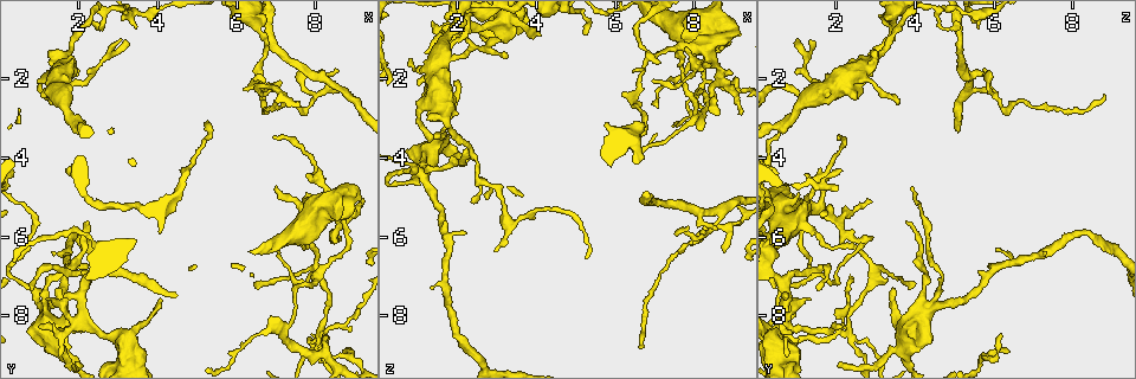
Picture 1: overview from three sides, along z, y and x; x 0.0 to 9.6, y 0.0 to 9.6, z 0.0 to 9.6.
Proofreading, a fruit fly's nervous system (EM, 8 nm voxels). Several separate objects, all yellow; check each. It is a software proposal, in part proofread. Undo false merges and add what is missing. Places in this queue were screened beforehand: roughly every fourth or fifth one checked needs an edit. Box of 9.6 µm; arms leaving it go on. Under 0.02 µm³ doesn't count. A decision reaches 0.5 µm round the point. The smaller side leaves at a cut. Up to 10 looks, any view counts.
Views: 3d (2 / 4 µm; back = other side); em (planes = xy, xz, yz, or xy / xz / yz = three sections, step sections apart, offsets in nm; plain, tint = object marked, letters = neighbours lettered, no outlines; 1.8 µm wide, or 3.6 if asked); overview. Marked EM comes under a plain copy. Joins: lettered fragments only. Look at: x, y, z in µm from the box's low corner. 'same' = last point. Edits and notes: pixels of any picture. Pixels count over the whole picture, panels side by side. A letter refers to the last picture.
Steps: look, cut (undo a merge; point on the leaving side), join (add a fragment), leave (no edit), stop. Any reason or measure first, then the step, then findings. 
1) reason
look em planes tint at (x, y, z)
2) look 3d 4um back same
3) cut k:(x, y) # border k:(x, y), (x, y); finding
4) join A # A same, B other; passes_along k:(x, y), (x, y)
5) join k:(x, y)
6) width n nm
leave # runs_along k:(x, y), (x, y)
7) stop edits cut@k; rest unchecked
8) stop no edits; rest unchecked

abrupt turn
look em planes letters at (2.00, 8.05, 0.70)

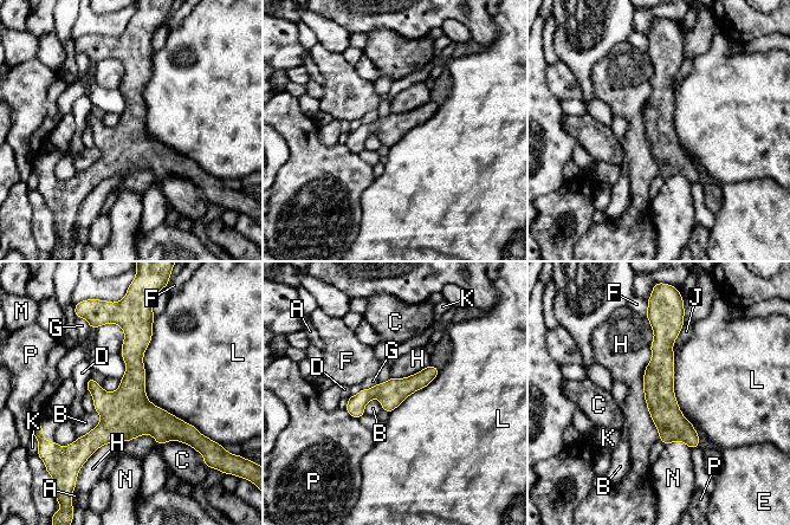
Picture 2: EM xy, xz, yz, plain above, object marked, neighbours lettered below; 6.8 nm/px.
leave # A other, B other, C other, D other, E other, F other, G other, H other, J other, K other, L other, M other, N other, P other; border 2:(154, 317), (146, 396), (202, 434); continuous, no second neuron

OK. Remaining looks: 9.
free end
look em planes tint at (1.45, 7.40, 3.60)

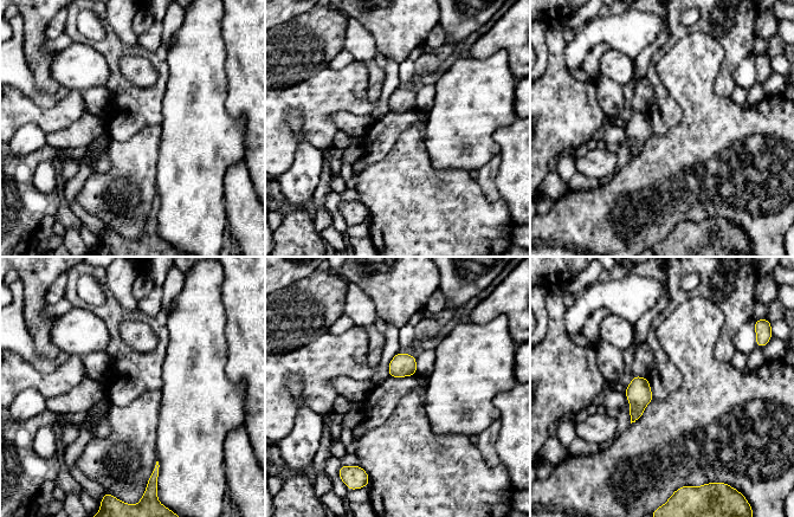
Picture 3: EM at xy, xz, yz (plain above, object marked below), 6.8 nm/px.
what lies round it
look em planes letters same

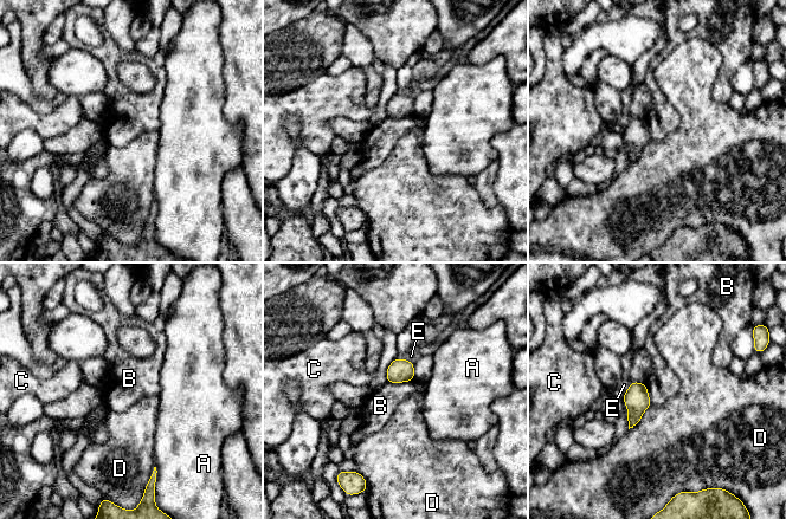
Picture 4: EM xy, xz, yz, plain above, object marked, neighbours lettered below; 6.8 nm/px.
leave # A other, B other, C other, D other, E other; border 4:(413, 378), (406, 382), (387, 382); none of them fits

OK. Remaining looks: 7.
an open end
look 3d 4um at (5.20, 3.20, 0.90)

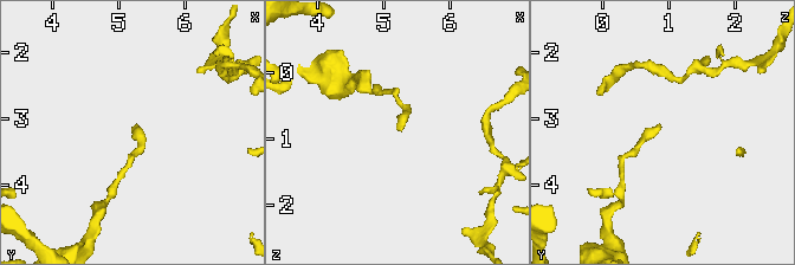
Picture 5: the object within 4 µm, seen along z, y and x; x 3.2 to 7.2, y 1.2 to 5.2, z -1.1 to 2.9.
look em 3.6um planes tint at (5.20, 3.10, 0.85)

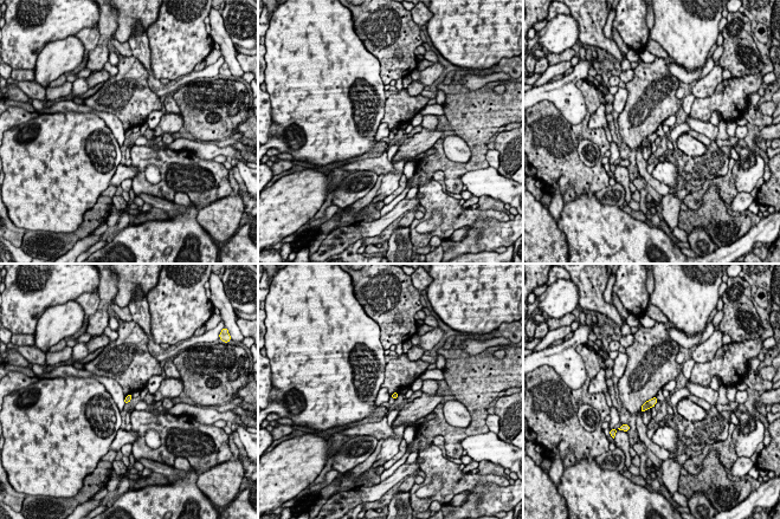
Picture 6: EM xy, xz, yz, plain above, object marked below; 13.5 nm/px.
what lies round it
look em 3.6um planes letters same

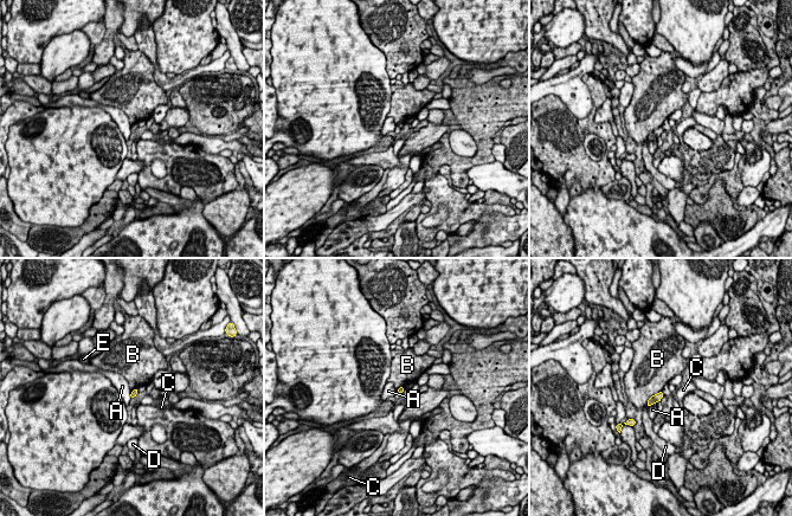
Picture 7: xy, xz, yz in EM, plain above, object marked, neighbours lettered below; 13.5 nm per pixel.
longest_contact B 320 nm
leave # A other, B other, C other, D other, E other; border 7:(661, 391), (664, 394); no lettered fragment goes on from it

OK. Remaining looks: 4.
two arms at a narrow angle
look 3d 4um at (8.15, 8.40, 2.35)

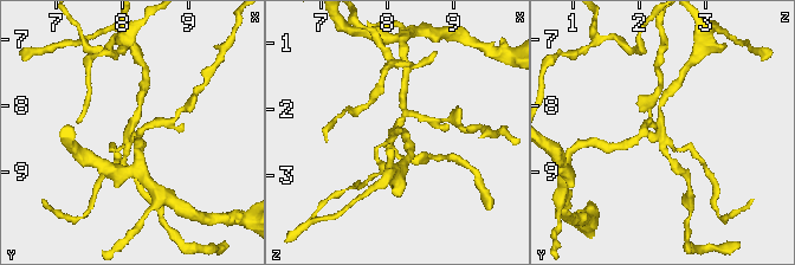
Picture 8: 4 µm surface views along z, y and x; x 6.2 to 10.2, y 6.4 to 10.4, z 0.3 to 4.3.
look em yz step 16 tint at (8.15, 8.40, 2.35)

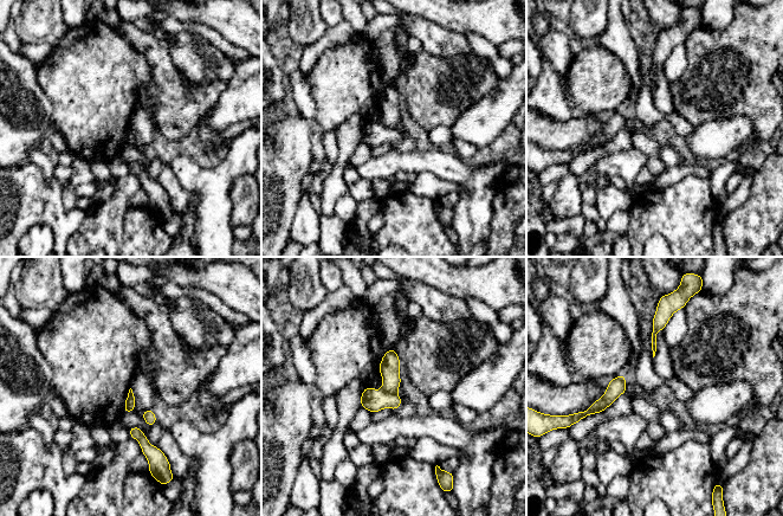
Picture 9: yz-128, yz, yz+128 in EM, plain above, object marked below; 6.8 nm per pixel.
look em planes letters same

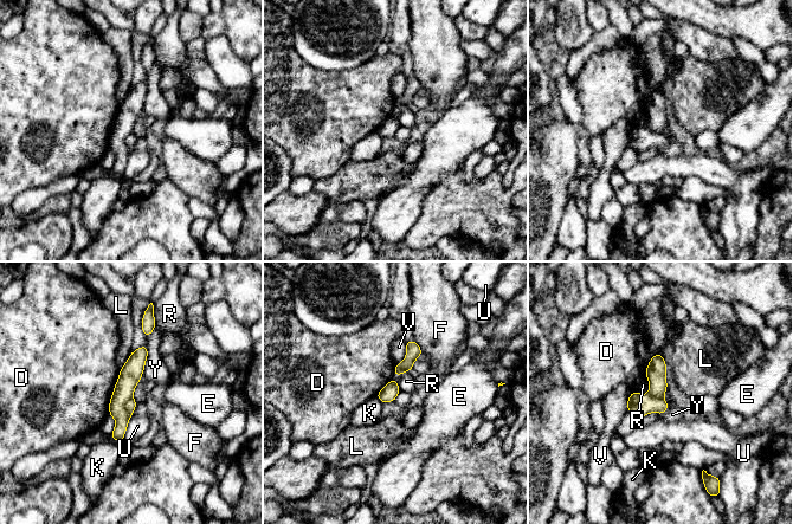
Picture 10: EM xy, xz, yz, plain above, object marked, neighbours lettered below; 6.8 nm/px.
cut 10:(130, 406) # D other, E other, F other, K other, L other, R other, U other, V other, Y other; border 10:(131, 398), (126, 403), (130, 414); a second neuron is stuck on

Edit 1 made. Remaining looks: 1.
stop edits cut@10; rest unchecked

